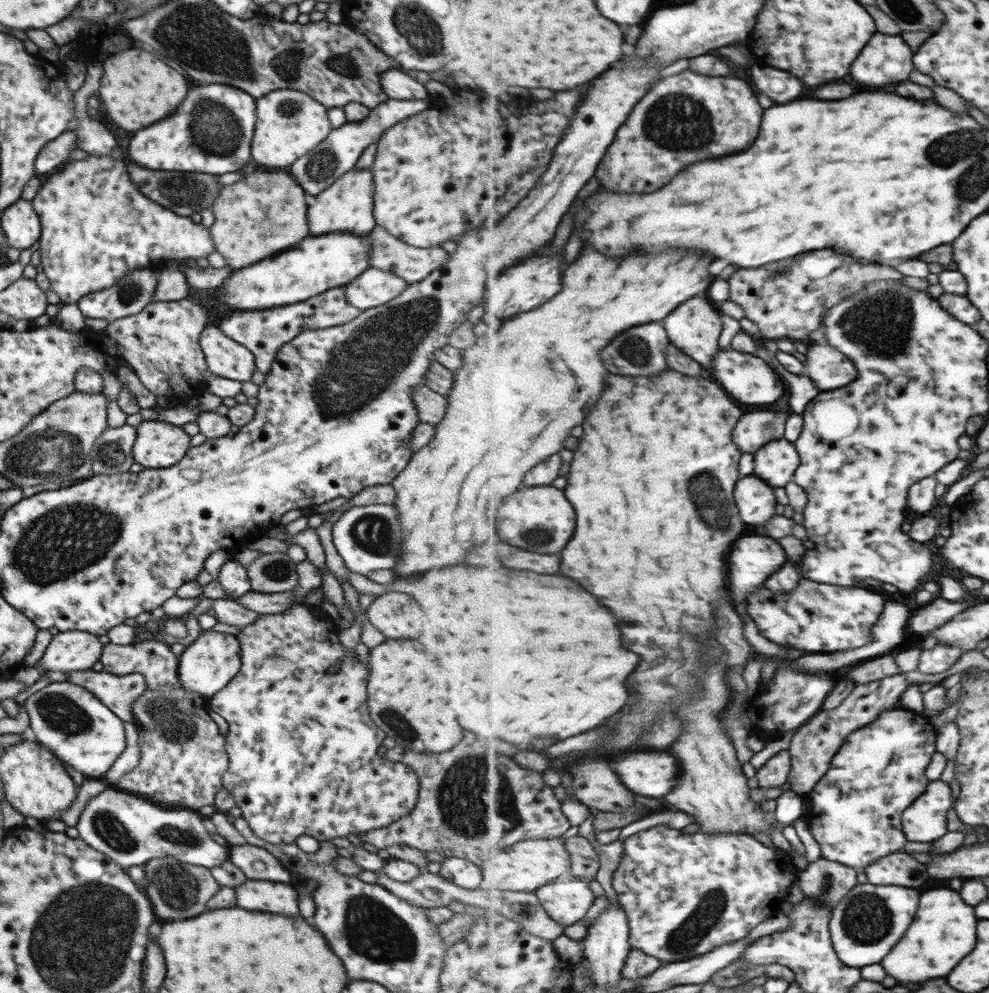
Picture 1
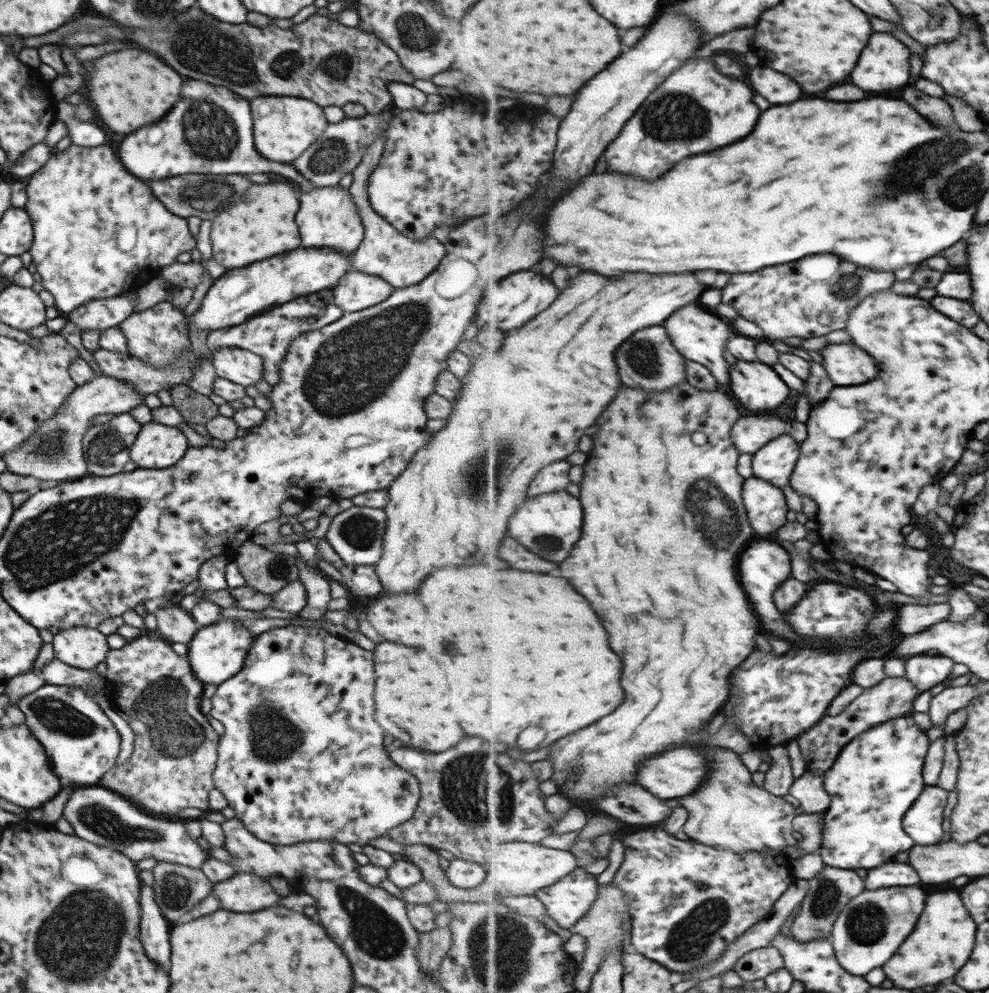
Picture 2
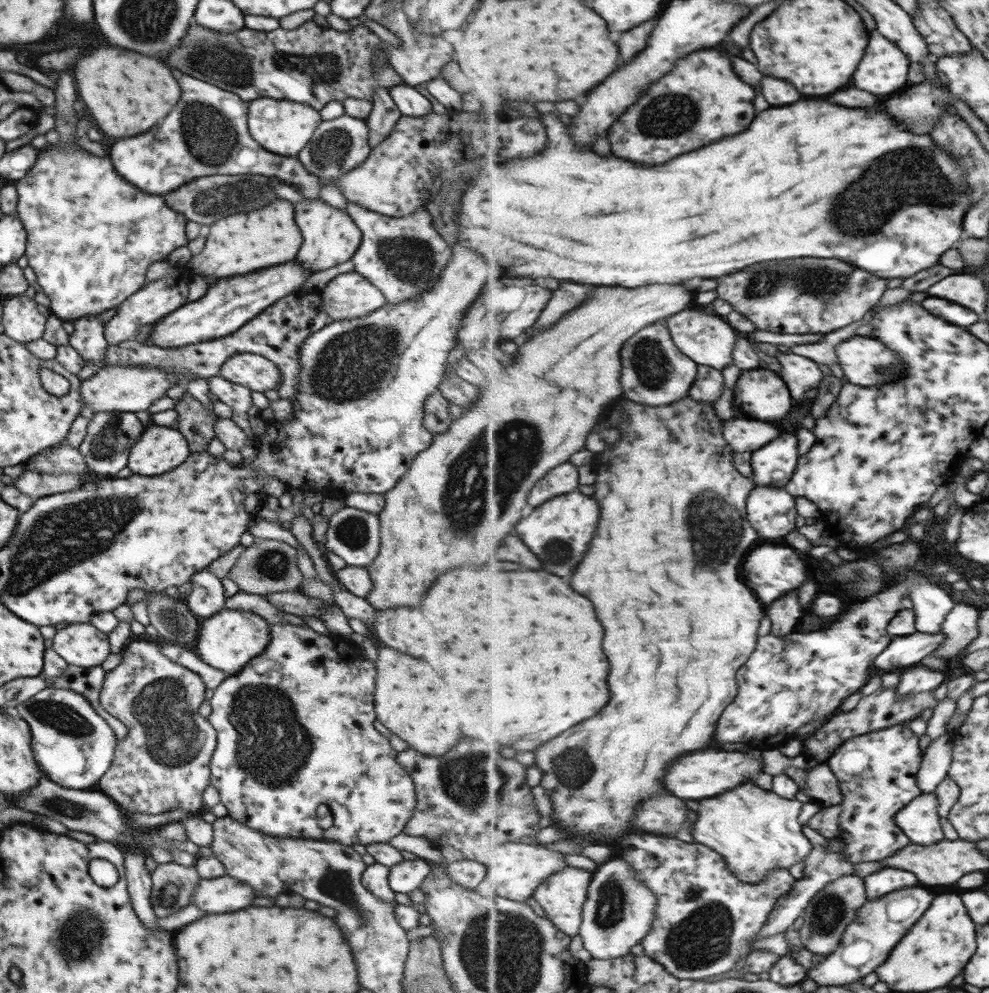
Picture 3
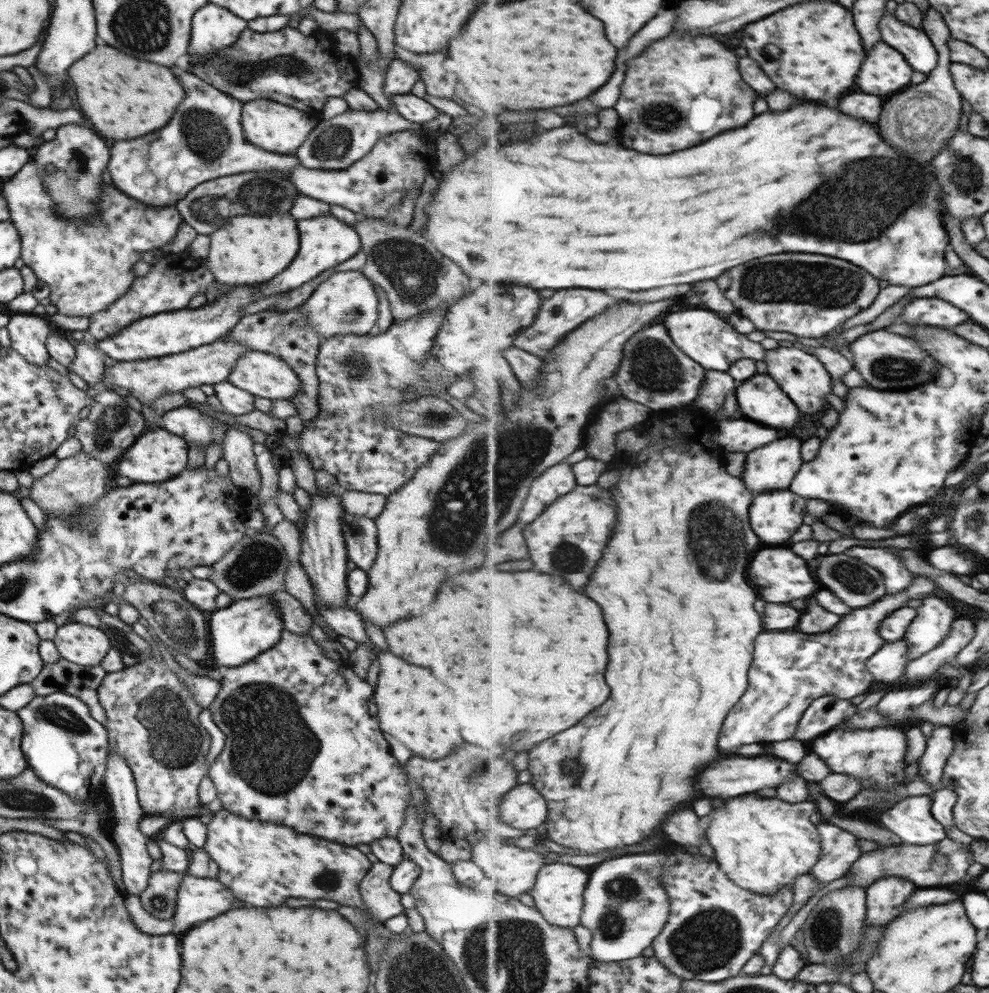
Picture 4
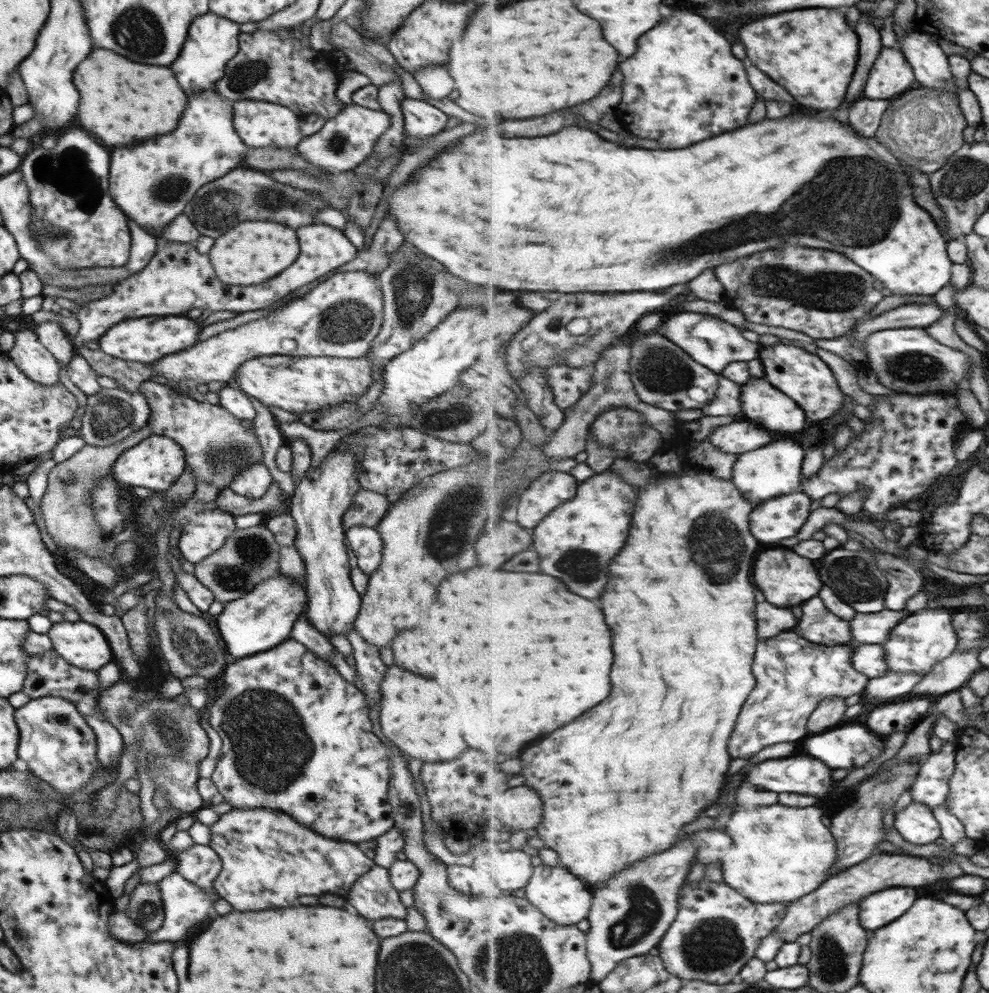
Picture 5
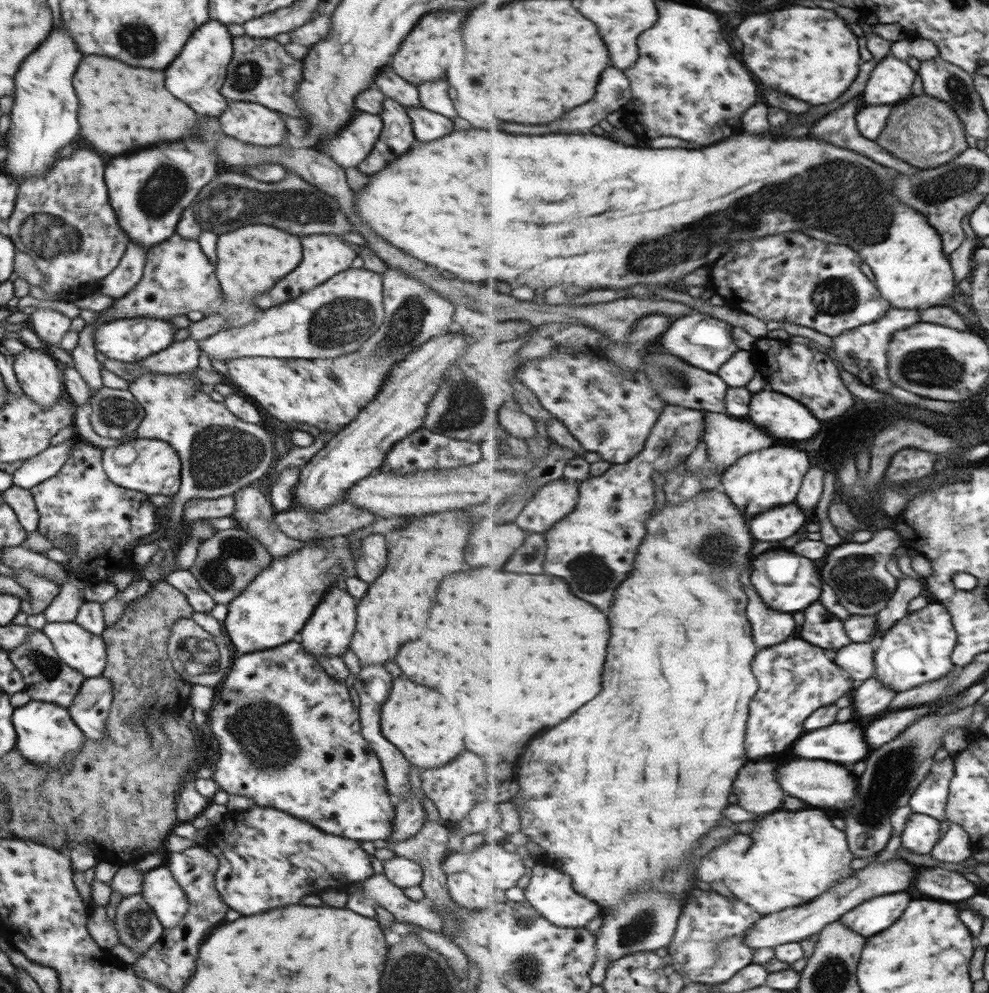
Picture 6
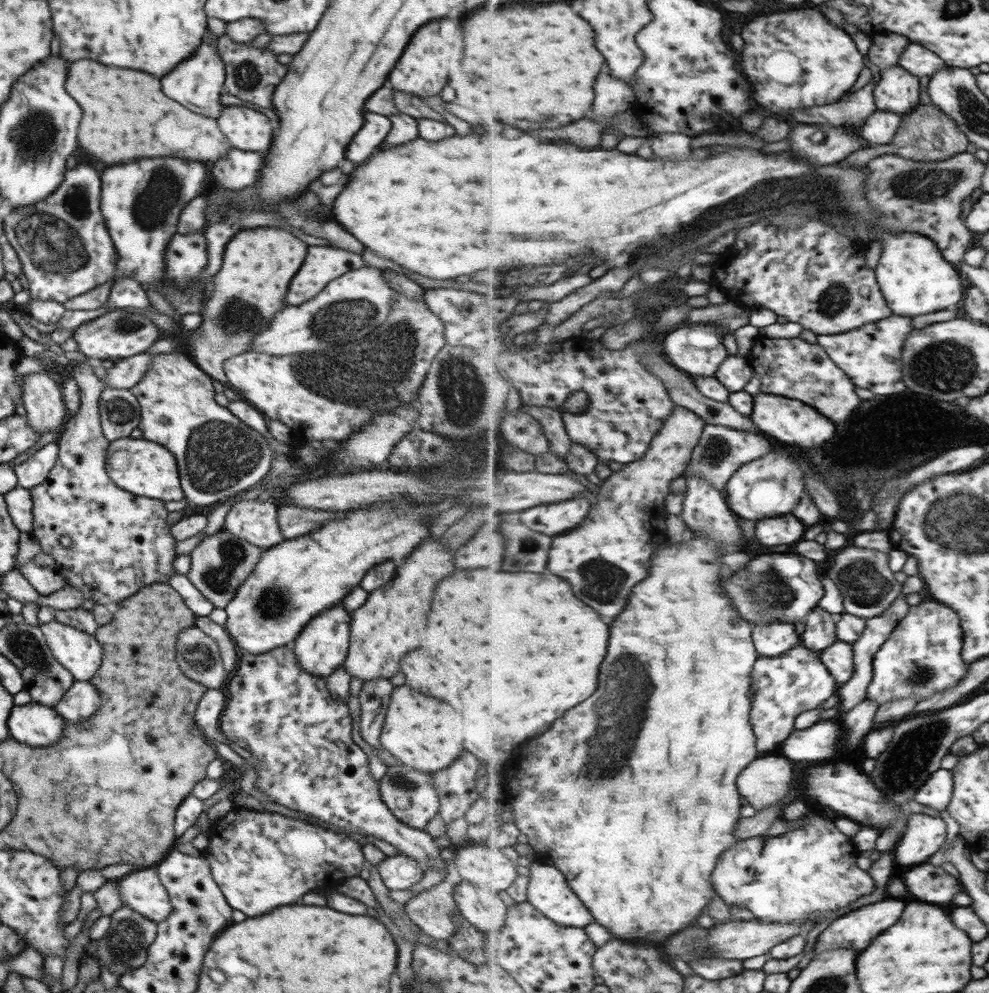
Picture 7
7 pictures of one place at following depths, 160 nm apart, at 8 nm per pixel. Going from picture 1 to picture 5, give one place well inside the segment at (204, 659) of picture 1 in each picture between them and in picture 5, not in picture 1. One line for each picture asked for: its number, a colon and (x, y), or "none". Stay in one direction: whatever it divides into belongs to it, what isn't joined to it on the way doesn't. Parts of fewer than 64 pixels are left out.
2: (215, 653)
3: (226, 641)
4: (238, 632)
5: (262, 618)

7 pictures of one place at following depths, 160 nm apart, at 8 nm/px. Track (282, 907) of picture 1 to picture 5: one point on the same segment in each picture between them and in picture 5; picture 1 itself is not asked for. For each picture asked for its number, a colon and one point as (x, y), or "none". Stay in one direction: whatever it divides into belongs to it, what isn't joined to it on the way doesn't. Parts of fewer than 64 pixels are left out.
2: (244, 892)
3: (222, 894)
4: (197, 899)
5: (184, 904)

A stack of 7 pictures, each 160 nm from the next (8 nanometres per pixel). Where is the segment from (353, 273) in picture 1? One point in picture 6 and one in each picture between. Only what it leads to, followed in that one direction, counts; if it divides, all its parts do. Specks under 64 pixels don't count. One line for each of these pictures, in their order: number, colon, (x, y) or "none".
2: (236, 296)
3: (228, 304)
4: (162, 334)
5: (146, 339)
6: (129, 340)

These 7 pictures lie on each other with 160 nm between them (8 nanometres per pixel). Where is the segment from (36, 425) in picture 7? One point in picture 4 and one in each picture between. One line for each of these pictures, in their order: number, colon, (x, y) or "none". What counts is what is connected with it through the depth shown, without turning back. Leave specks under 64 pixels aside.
4: (27, 332)
5: (33, 360)
6: (38, 377)

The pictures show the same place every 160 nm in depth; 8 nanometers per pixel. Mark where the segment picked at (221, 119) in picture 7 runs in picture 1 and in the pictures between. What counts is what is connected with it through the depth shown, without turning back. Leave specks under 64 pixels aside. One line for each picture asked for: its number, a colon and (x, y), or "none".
1: (289, 123)
2: (283, 127)
3: (282, 127)
4: (276, 128)
5: (259, 124)
6: (250, 123)

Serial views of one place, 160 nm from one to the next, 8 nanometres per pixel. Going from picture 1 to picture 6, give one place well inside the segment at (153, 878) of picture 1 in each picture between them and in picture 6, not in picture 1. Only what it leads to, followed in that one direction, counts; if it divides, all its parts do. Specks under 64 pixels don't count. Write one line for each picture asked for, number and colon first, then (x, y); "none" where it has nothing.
2: (176, 888)
3: (172, 885)
4: (158, 898)
5: (145, 907)
6: (138, 928)

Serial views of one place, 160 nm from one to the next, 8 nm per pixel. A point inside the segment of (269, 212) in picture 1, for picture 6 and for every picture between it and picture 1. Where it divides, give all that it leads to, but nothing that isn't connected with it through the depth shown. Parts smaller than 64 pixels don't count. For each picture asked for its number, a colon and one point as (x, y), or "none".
2: (260, 225)
3: (238, 244)
4: (247, 249)
5: (251, 252)
6: (249, 259)

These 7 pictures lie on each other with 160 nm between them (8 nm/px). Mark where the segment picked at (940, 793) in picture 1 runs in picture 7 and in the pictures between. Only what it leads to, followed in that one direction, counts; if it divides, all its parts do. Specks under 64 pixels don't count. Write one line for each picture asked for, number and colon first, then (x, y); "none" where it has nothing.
2: (924, 821)
3: (920, 820)
4: (912, 819)
5: (917, 823)
6: (923, 832)
7: (925, 835)

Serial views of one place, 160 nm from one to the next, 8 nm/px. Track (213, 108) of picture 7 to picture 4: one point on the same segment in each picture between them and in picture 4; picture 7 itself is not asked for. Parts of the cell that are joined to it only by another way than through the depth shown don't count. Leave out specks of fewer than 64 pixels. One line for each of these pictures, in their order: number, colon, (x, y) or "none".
4: (212, 27)
5: (211, 40)
6: (195, 77)

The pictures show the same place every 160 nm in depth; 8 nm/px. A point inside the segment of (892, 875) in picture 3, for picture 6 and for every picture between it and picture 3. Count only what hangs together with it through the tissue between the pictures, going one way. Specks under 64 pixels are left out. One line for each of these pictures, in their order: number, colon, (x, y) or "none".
4: (885, 897)
5: (881, 908)
6: (874, 916)

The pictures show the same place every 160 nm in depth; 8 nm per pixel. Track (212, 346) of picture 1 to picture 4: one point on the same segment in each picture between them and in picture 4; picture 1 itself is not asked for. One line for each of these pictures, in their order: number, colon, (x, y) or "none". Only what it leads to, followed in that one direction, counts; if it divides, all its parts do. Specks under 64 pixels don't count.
2: (242, 367)
3: (255, 373)
4: (262, 375)

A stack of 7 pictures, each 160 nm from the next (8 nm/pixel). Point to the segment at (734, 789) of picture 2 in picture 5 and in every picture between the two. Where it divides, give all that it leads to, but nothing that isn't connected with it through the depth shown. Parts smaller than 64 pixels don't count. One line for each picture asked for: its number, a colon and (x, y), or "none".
3: (757, 831)
4: (763, 844)
5: (779, 854)

